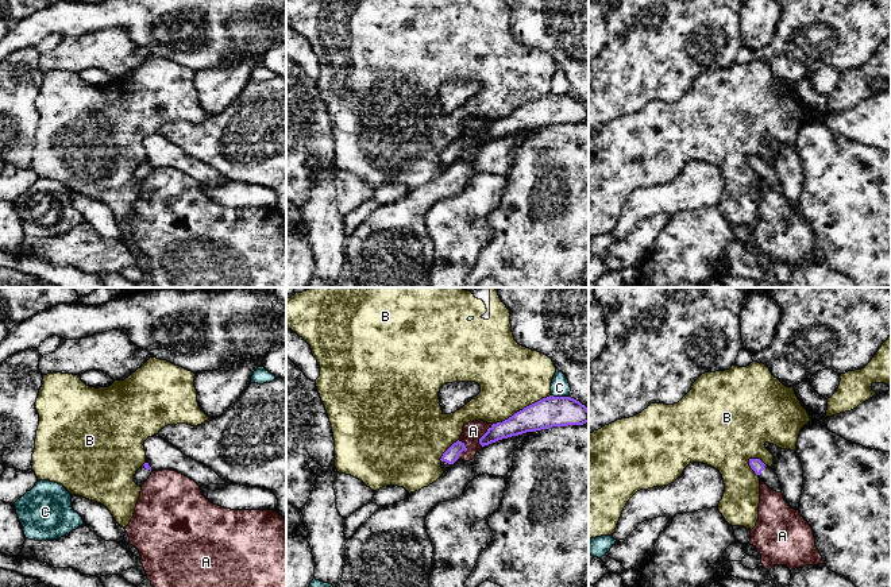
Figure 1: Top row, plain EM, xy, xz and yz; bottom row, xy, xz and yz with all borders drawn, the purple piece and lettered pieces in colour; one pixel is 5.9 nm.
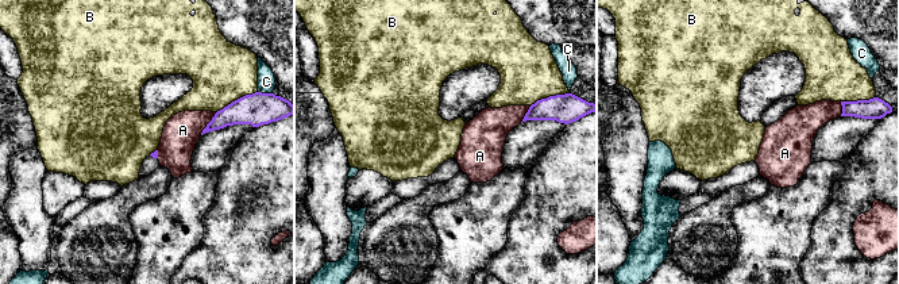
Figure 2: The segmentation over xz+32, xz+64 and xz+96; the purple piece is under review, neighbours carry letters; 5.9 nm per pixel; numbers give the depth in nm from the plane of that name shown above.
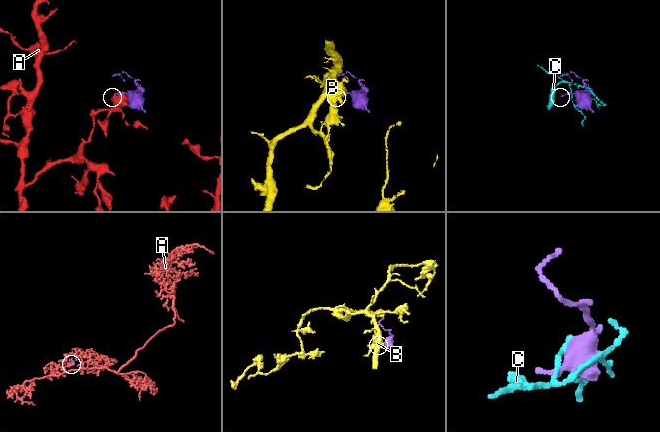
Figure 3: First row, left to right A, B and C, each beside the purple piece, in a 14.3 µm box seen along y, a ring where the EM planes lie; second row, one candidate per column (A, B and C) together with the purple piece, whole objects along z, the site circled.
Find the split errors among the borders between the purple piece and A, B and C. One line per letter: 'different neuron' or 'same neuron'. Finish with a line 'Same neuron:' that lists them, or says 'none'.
A: different neuron
B: different neuron
C: different neuron
Same neuron: none

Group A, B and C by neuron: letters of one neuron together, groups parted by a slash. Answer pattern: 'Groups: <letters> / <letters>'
Groups: A / B / C

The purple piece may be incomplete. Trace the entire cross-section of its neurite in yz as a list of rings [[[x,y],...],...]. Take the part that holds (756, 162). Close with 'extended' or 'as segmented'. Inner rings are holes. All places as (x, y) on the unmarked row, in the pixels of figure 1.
[[[749,157],[749,163],[770,186],[782,190],[779,175],[771,165],[765,163],[760,157]]]; extended

